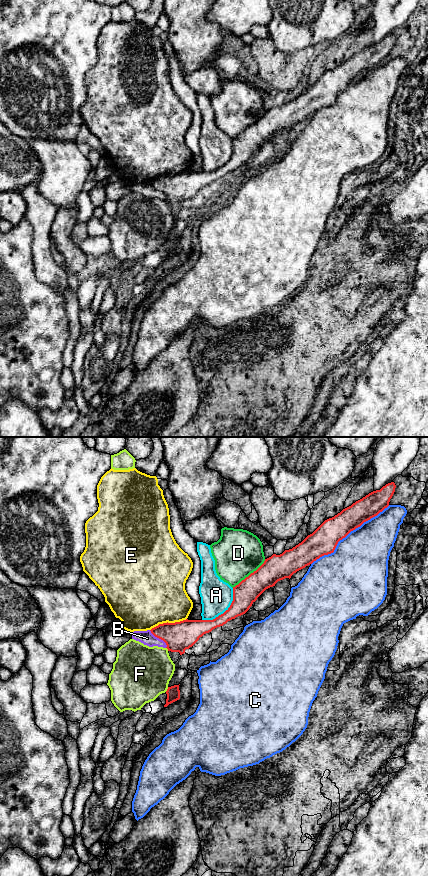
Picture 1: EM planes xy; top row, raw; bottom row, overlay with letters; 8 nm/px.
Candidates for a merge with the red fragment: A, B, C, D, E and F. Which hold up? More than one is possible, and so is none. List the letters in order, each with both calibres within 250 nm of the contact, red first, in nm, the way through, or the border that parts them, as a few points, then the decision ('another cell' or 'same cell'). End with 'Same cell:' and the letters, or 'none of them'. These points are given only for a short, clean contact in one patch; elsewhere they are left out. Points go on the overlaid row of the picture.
A: calibres 190 and 260 nm; another cell
B: calibres 240 and 110 nm; border xy (149, 630), (167, 646); another cell
C: calibres 220 and 460 nm; another cell
D: calibres 200 and 380 nm; border xy (265, 559), (255, 570), (232, 587); another cell
E: calibres 240 and 480 nm; border xy (186, 618), (180, 621), (159, 623), (150, 630); another cell
F: calibres 110 and 460 nm; another cell
Same cell: none of them

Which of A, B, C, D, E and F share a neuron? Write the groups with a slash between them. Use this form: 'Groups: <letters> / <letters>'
Groups: A B / C / D / E / F

